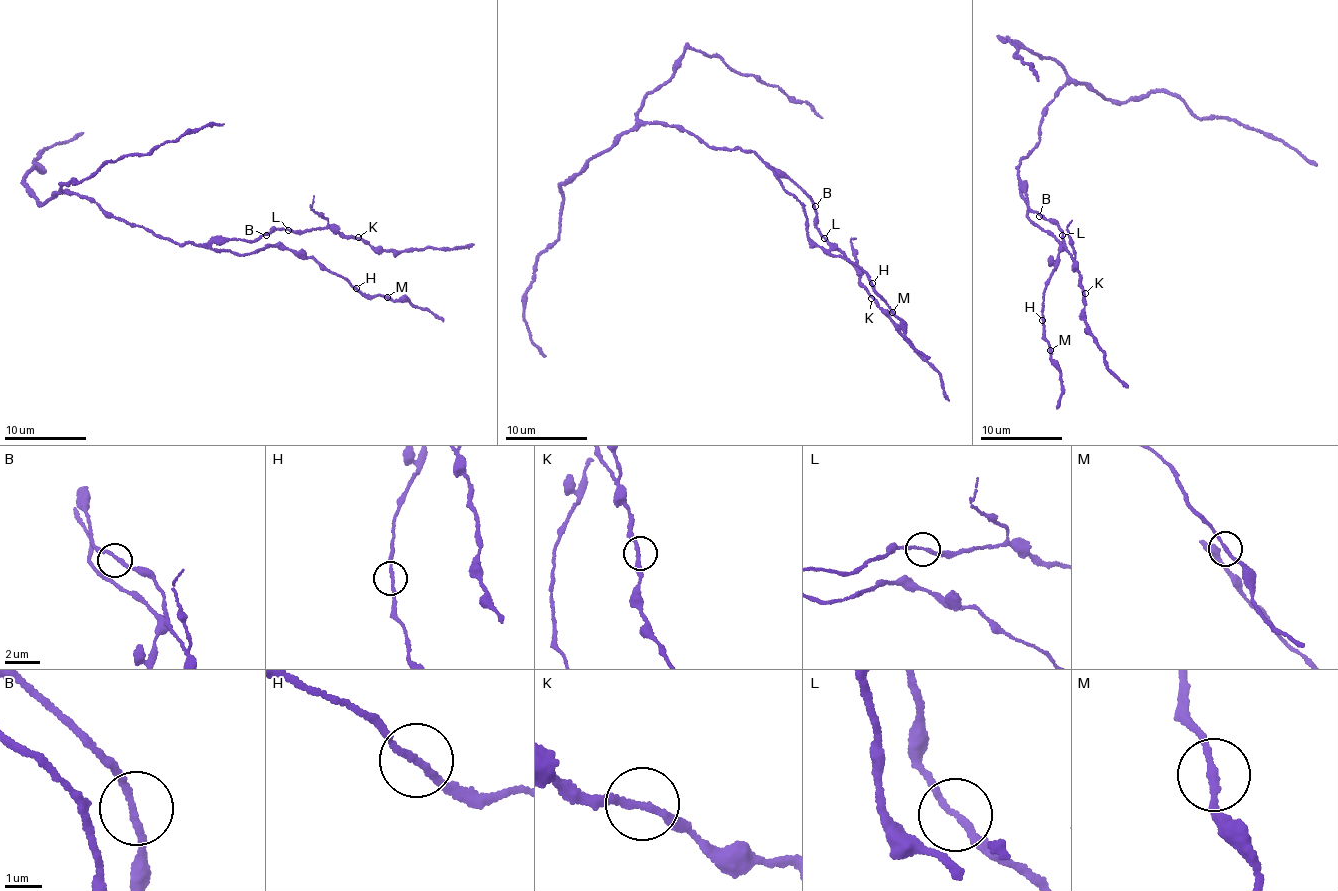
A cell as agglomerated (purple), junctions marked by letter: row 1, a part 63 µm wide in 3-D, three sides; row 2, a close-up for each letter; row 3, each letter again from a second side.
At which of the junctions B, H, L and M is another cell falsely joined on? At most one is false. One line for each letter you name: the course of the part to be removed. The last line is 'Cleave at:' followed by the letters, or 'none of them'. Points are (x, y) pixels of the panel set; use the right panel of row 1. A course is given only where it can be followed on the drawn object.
Cleave at: none of them

